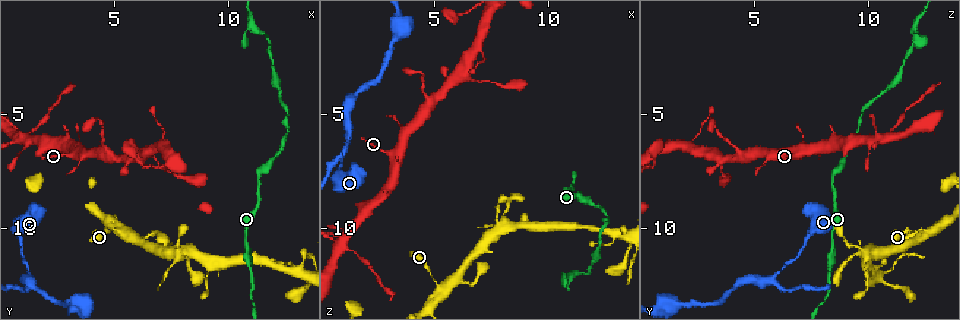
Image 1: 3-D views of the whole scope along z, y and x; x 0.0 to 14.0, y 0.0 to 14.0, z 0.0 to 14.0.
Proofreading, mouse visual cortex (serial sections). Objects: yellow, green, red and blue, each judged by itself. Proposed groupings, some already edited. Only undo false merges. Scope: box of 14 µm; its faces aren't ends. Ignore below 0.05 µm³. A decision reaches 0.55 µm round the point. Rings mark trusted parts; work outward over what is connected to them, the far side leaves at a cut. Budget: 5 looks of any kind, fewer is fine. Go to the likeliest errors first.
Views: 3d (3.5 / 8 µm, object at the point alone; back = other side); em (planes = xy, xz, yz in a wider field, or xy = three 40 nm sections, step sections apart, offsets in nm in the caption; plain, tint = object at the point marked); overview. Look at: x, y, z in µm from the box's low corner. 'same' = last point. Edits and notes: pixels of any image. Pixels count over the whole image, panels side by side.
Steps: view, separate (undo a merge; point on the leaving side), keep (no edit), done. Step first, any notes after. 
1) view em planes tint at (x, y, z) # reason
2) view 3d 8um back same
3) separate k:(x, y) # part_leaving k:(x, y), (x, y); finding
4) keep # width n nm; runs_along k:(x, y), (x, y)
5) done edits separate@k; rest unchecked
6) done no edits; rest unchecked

view 3d 3.5um at (1.7, 5.5, 11.3)

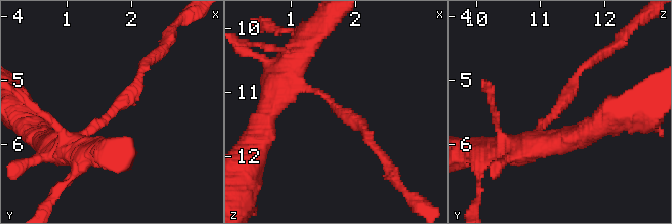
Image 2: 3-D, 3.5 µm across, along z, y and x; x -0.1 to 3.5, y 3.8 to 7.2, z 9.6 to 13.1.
view em xy step 5 plain at (1.70, 5.55, 11.20) # arm_widths 200, 300 nm

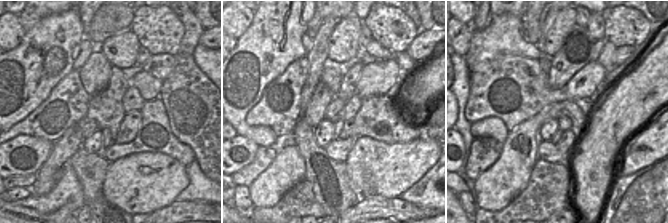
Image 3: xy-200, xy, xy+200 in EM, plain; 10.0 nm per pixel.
view em xy step 5 tint same # where the object lies

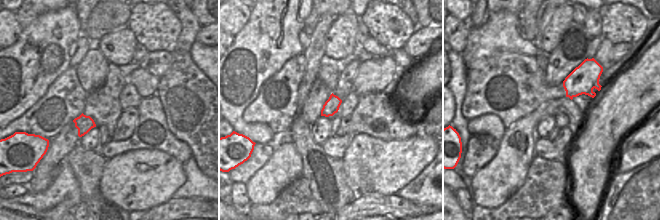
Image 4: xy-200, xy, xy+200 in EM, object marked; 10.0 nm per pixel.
keep # runs_along 2:(66, 148), (136, 87), (142, 65); continuous, no second cell

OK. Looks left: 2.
view 3d 3.5um back at (11.1, 1.1, 12.0) # thin neck

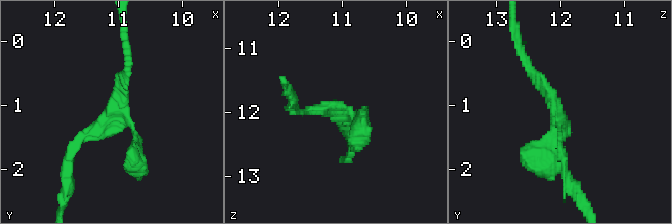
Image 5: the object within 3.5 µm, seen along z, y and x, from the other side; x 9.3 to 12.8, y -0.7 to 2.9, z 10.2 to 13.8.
view em planes tint at (11.20, 1.20, 12.00) # arms 3; arm_widths 150, 150, 200 nm; shape alone is not enough

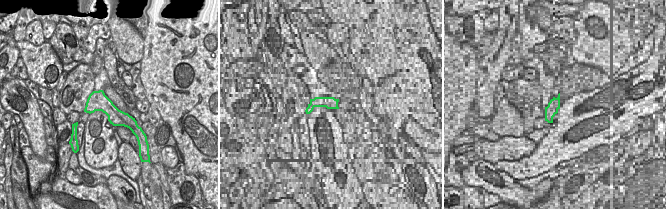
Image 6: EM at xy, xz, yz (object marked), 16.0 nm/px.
keep # runs_along 5:(292, 108), (347, 110), (359, 126); continuous, no second cell

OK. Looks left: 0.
done no edits; rest unchecked

